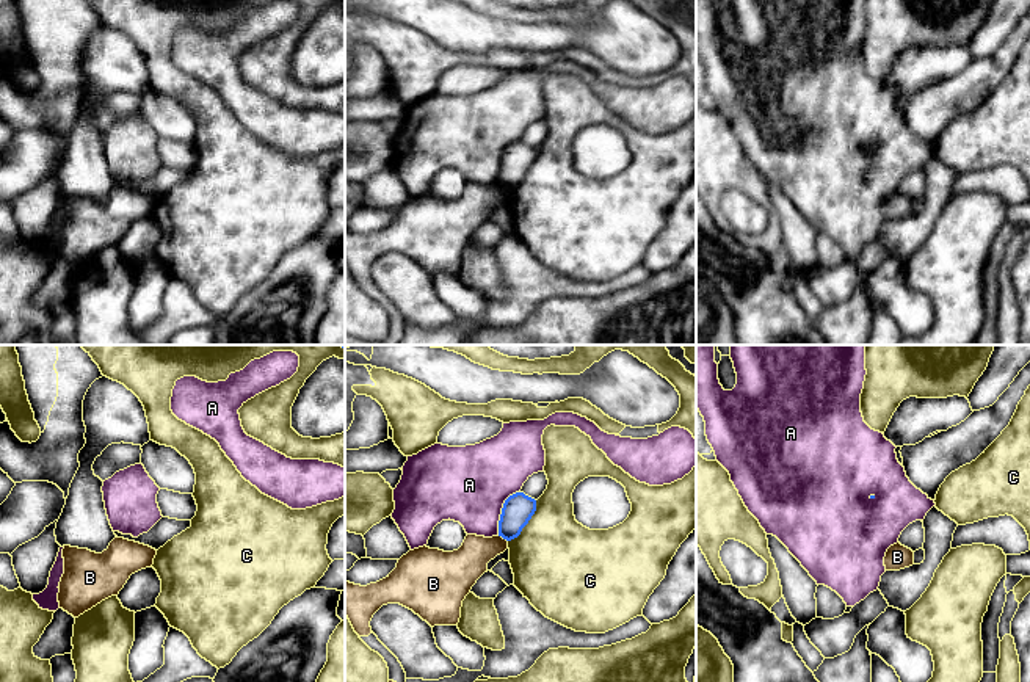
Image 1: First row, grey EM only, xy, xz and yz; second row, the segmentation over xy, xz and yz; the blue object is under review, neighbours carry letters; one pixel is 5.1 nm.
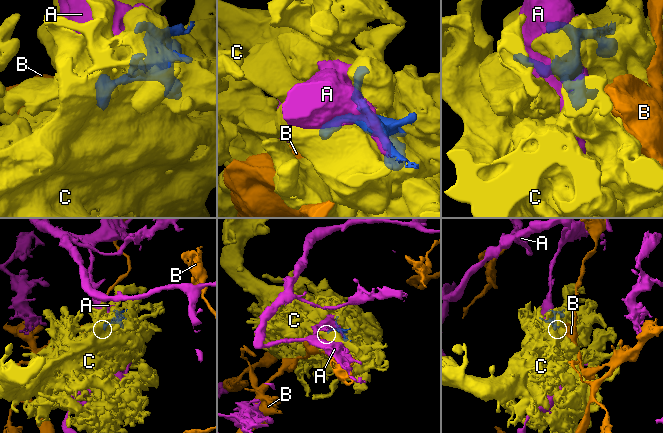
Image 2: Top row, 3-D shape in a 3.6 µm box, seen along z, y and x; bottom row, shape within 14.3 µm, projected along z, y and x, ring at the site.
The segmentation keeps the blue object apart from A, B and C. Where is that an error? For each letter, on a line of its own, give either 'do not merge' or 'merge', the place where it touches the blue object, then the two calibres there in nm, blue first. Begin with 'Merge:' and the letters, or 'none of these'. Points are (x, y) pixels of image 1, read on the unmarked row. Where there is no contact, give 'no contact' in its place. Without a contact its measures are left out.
Merge: none of these
A: do not merge; contact xz (502, 160); calibres 160 and 400 nm
B: do not merge; contact xz (504, 187); calibres 160 and 190 nm
C: do not merge; contact xz (527, 171); calibres 160 and 460 nm

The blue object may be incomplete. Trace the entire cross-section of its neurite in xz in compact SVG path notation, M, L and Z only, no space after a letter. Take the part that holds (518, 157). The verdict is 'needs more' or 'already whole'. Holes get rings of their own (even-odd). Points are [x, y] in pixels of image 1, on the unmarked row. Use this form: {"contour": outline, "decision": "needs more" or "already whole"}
{"contour": "M516 141L510 144L502 157L499 169L499 185L506 190L517 187L536 160L536 149Z", "decision": "already whole"}

